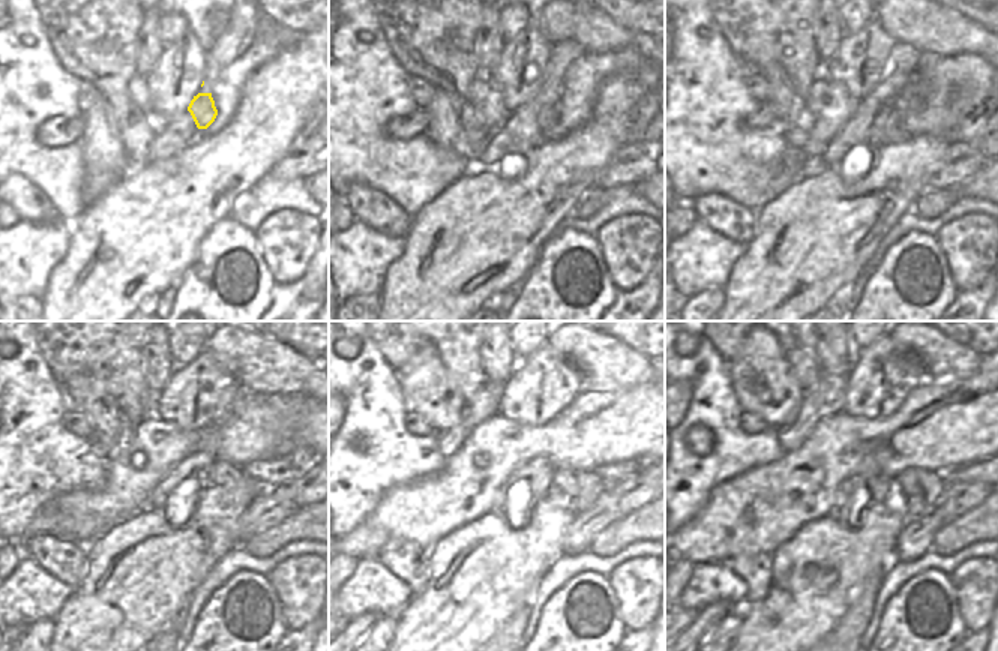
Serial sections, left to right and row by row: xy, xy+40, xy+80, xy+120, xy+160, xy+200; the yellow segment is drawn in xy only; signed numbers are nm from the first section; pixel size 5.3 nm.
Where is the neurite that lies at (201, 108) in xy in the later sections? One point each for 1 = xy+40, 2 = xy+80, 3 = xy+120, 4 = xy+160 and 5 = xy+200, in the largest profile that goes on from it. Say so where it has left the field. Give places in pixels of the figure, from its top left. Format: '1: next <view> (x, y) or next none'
1: next xy+40 (548, 116)
2: next xy+80 (895, 134)
3: next xy+120 (224, 473)
4: next xy+160 (581, 488)
5: next xy+200 (922, 489)

